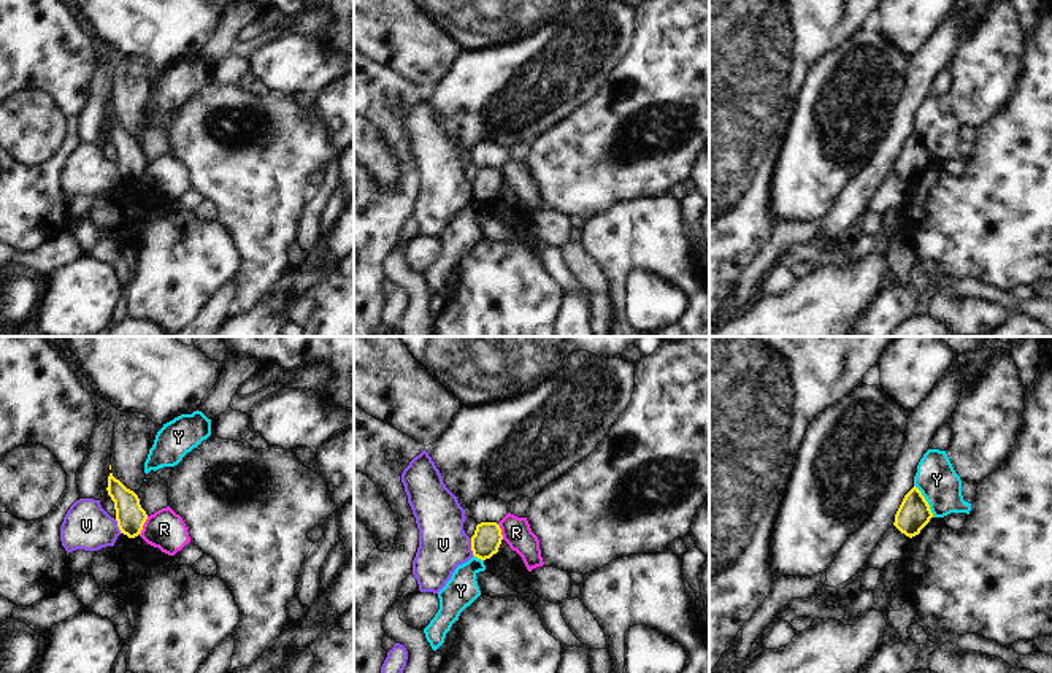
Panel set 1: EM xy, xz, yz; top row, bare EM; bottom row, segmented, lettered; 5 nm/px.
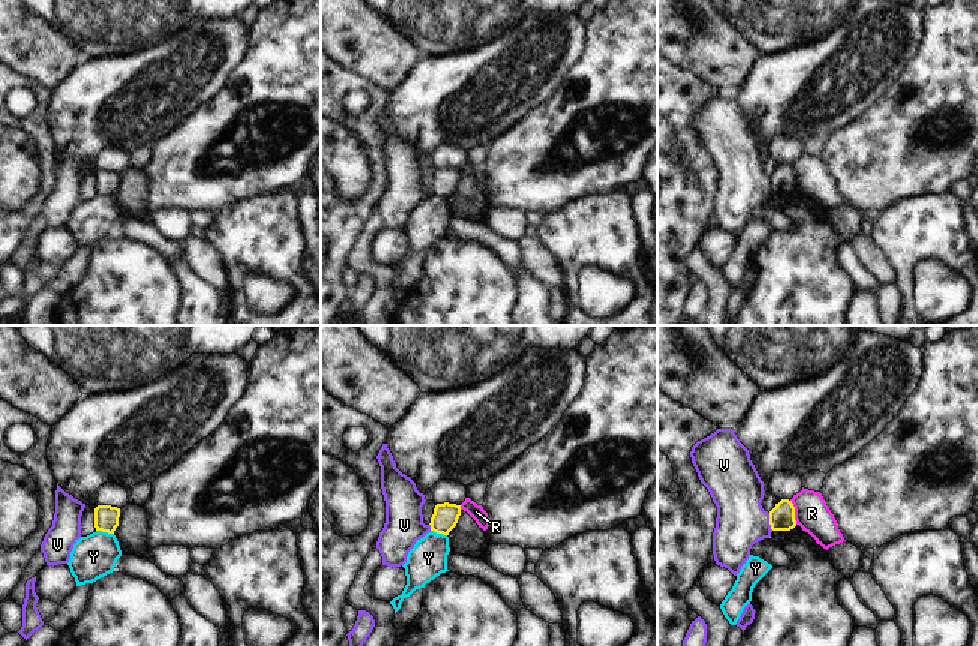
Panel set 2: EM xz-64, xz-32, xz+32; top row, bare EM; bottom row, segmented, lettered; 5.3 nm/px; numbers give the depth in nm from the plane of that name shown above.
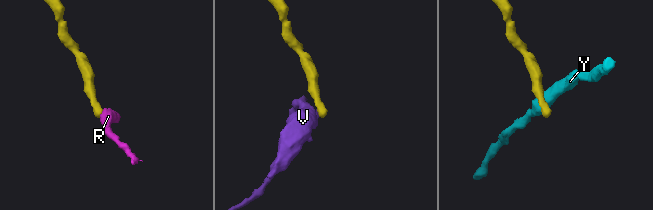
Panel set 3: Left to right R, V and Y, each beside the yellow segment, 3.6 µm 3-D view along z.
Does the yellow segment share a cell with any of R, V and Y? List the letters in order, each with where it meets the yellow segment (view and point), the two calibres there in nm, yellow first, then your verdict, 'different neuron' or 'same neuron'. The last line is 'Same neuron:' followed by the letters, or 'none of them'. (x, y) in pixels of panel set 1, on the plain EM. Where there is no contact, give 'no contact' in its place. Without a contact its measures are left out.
R: xy (143, 169) | 150/200 nm | different neuron
V: xz (472, 192) | 150/260 nm | different neuron
Y: yz (925, 145) | 170/200 nm | different neuron
Same neuron: none of them

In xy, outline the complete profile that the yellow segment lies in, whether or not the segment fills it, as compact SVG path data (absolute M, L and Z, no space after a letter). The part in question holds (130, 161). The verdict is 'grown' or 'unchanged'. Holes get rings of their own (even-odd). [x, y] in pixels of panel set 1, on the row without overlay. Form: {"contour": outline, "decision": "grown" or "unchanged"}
{"contour": "M113 117L108 121L106 135L114 146L116 165L121 178L127 179L129 183L138 181L148 163L146 156L140 149L138 140L116 124Z", "decision": "unchanged"}

